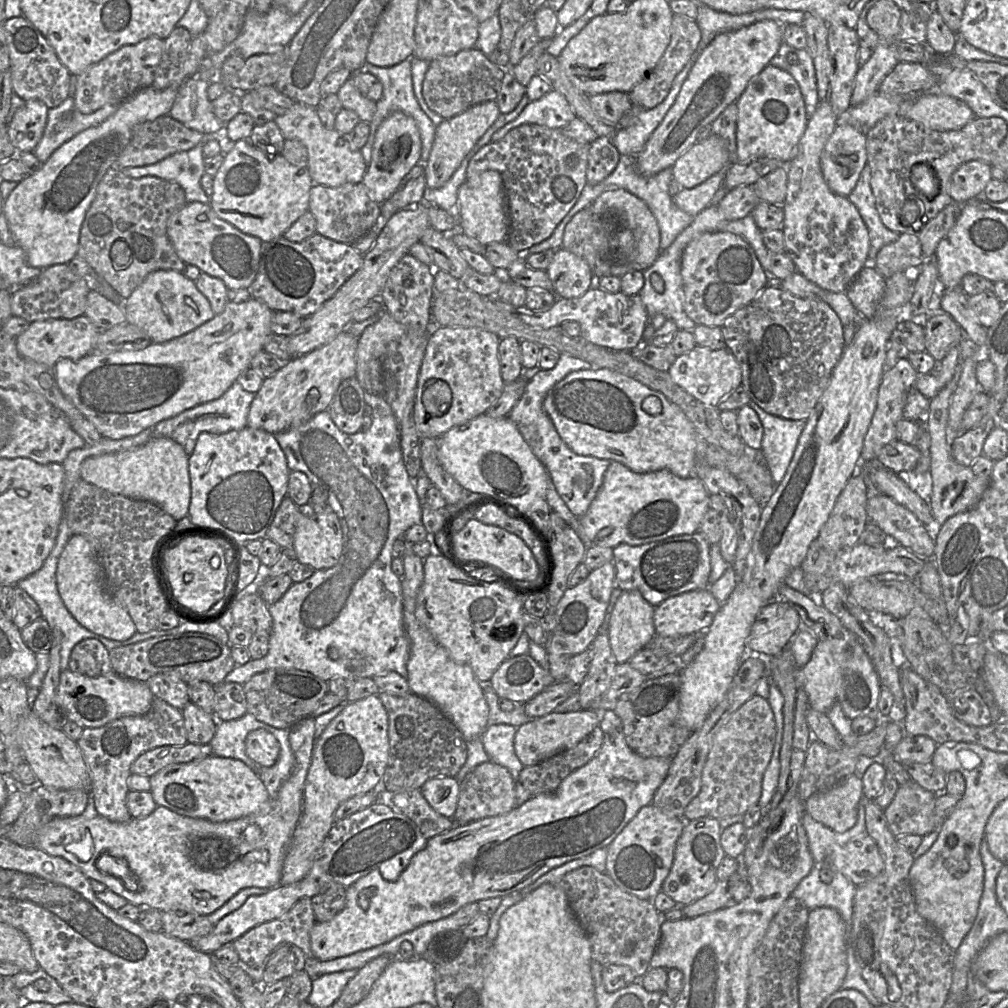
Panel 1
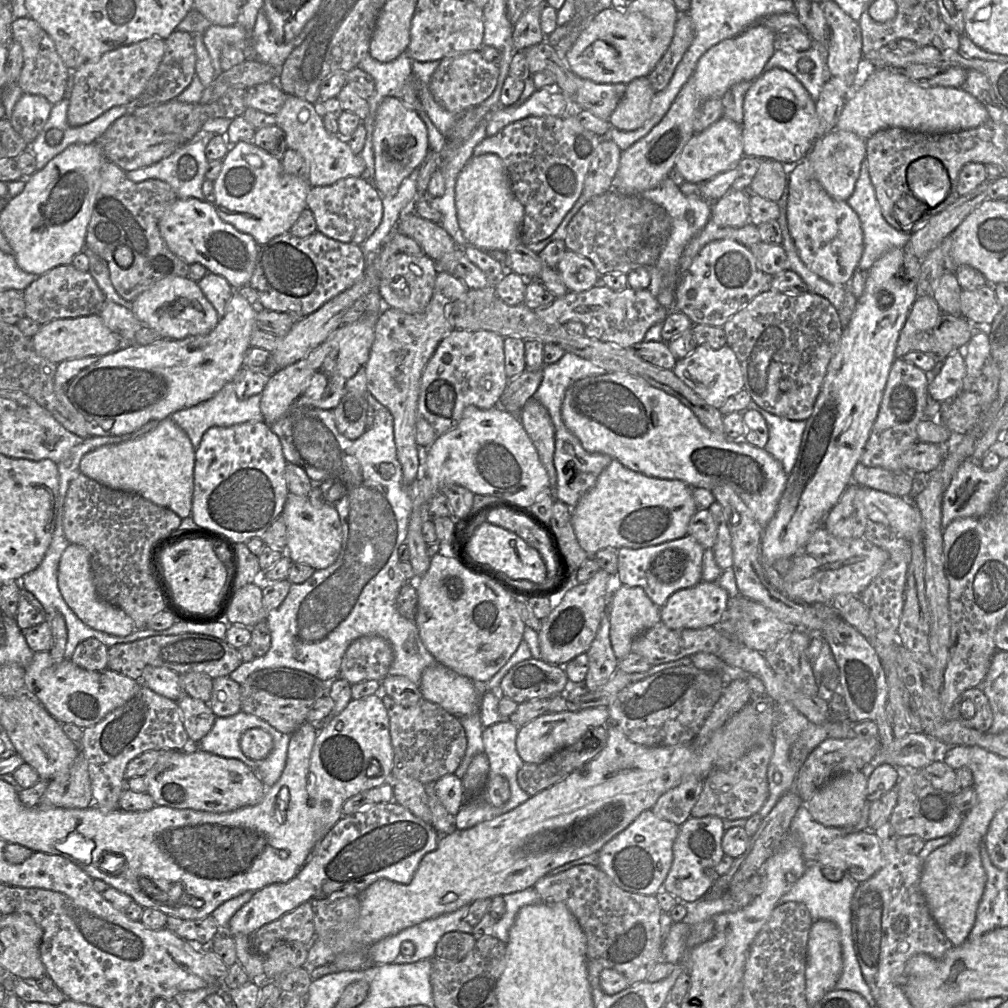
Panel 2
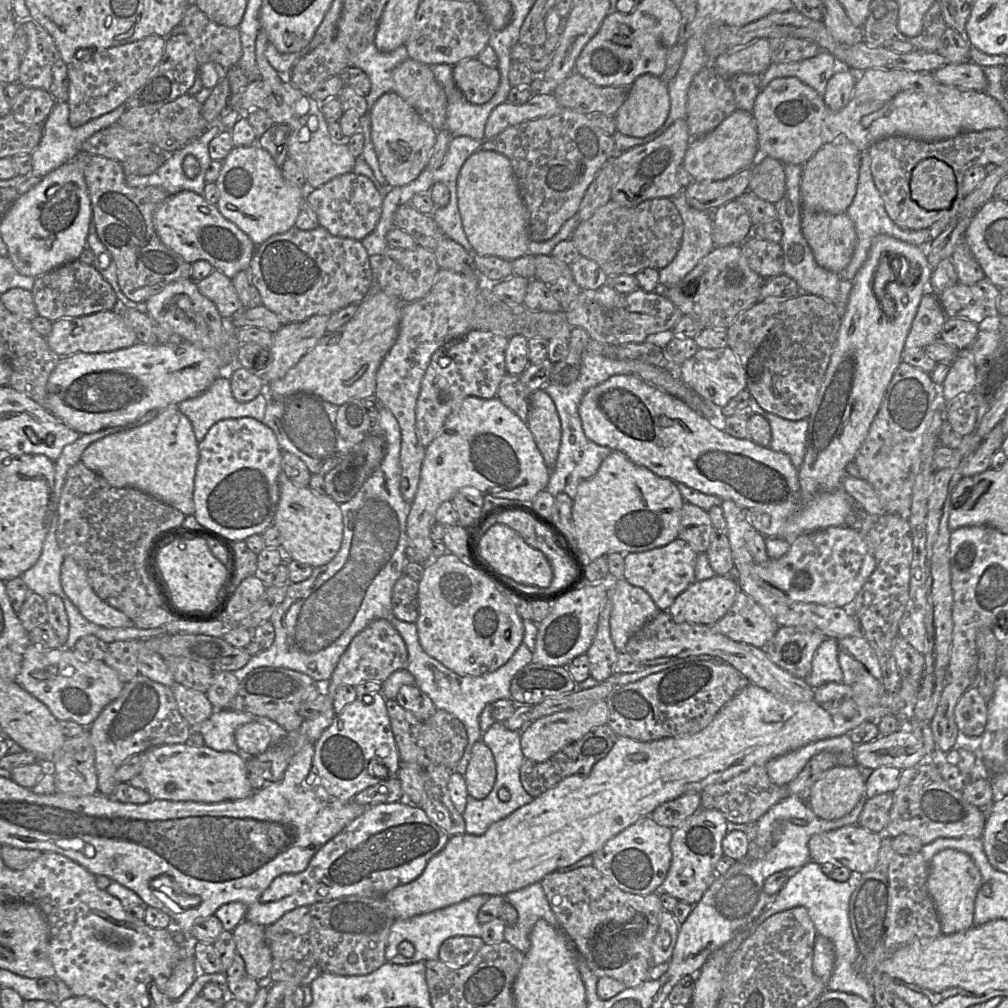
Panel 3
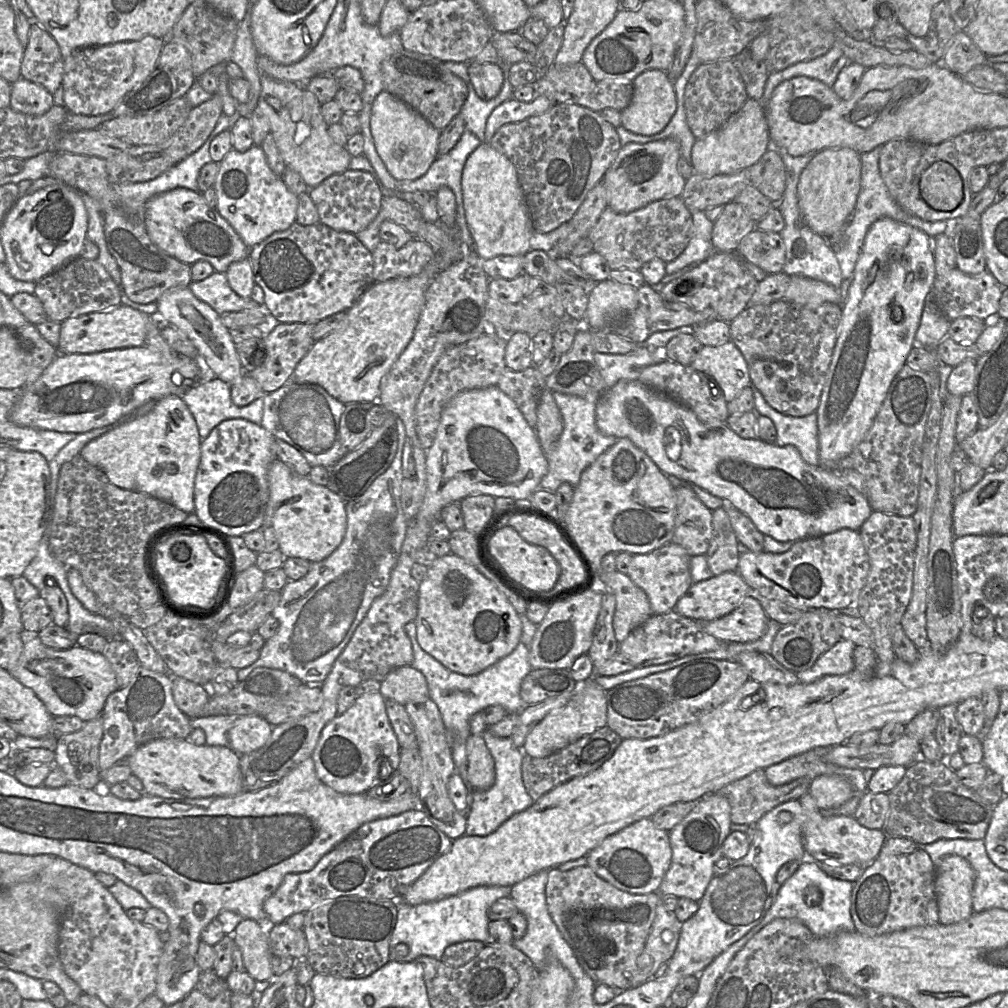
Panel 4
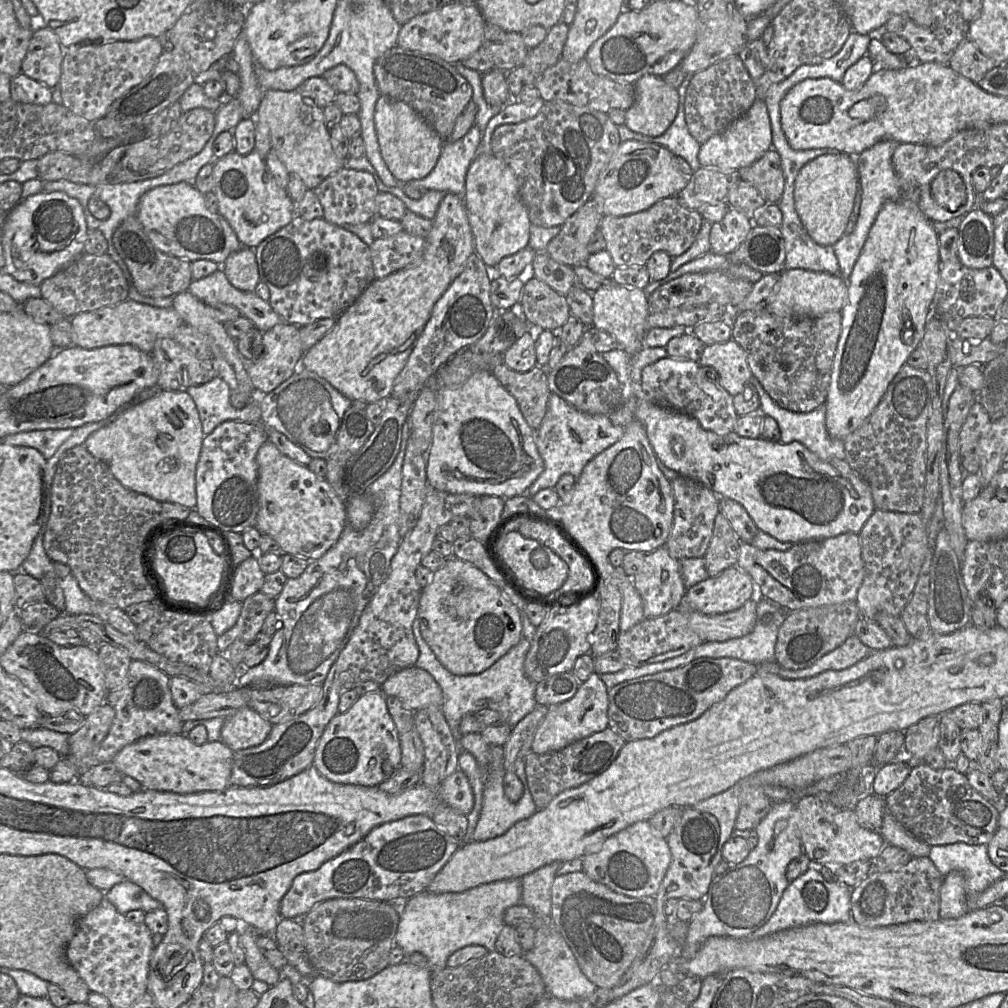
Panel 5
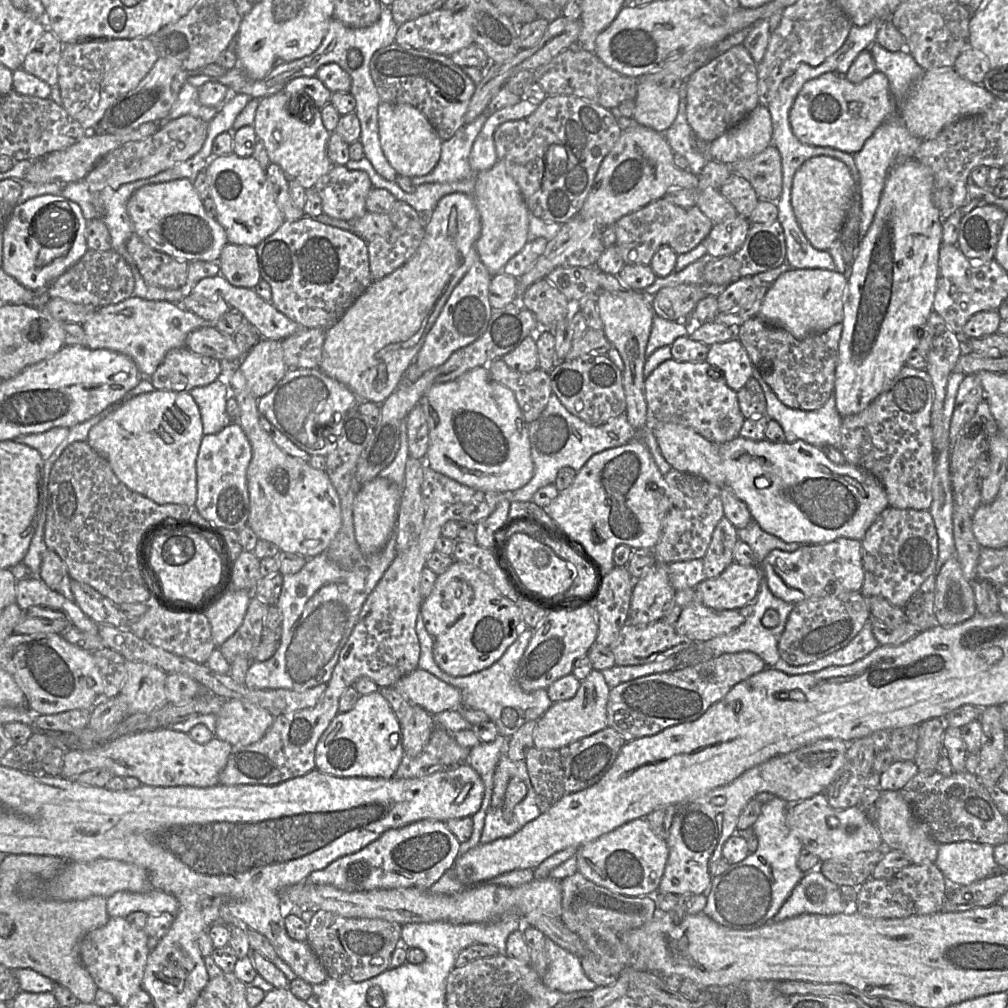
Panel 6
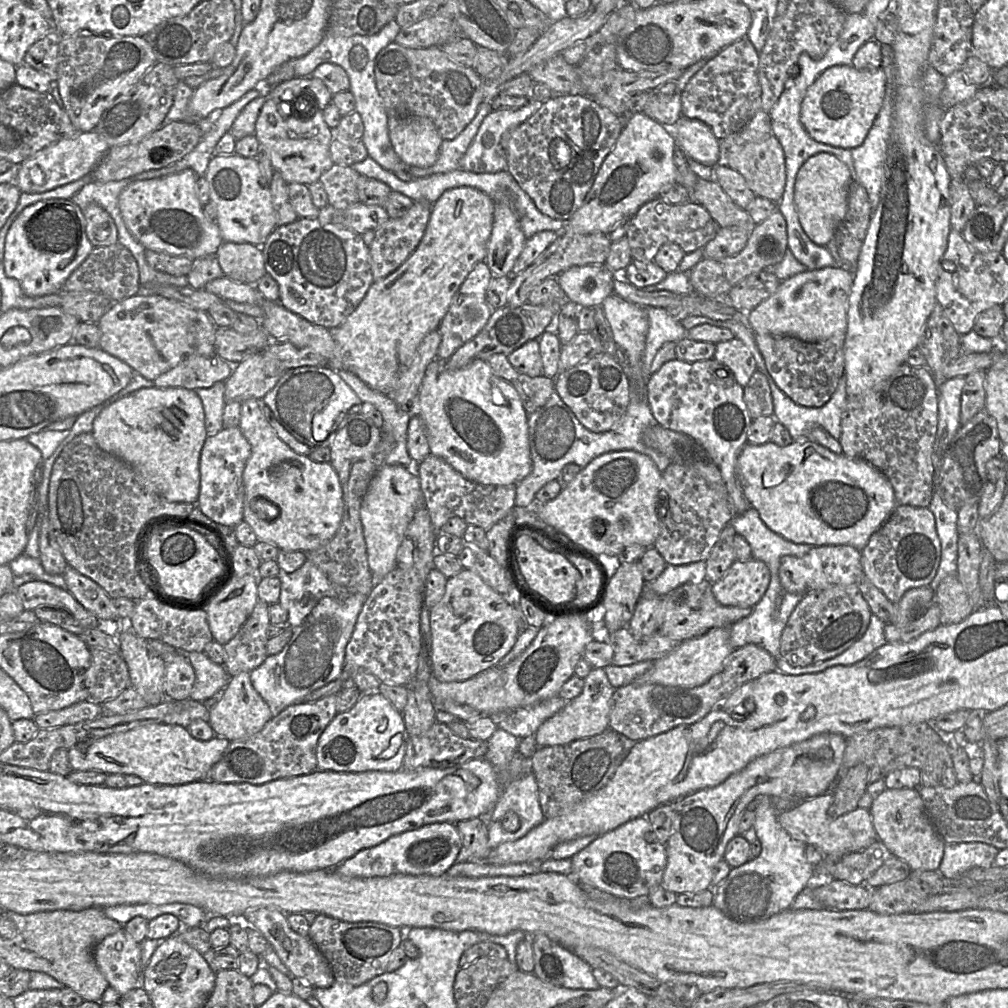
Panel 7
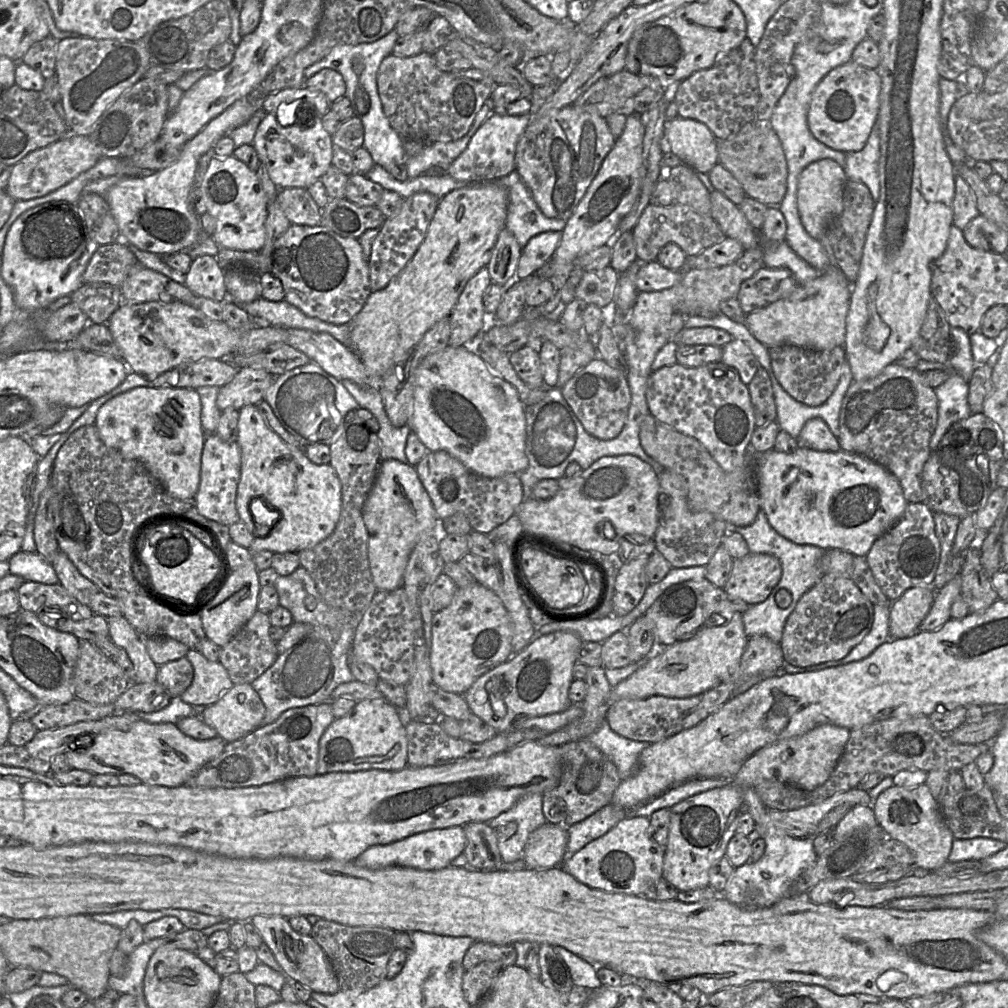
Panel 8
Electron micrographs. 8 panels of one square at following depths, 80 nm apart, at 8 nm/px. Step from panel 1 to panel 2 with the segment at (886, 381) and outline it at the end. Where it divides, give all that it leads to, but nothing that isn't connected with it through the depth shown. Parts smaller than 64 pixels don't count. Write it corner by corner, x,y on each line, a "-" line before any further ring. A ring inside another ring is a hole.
903,358
895,359
889,372
877,417
860,457
860,463
890,471
905,471
901,467
901,456
913,444
919,442
917,426
921,421
926,420
928,384
924,371

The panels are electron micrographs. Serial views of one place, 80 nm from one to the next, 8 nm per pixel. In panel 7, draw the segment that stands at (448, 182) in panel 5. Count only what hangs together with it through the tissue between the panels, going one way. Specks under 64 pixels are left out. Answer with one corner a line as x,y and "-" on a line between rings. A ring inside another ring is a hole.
483,101
475,117
465,129
451,140
443,140
436,162
426,168
409,166
412,178
423,178
433,174
447,173
459,169
459,161
473,141
484,118
491,111
489,101

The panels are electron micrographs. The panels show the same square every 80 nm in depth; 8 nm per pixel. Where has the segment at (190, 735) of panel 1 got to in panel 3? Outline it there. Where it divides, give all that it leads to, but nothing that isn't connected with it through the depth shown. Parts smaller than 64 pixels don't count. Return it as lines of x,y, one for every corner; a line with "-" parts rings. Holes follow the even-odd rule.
175,682
171,691
178,705
178,710
185,721
192,727
207,720
214,707
206,693
193,690

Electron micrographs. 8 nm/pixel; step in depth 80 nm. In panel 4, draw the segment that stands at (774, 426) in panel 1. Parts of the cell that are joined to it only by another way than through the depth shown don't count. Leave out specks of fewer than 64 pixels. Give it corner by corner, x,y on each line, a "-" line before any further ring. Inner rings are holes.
753,385
754,412
769,418
775,425
777,436
775,444
784,447
793,445
805,462
819,466
817,415
811,413
803,417
781,414
773,409

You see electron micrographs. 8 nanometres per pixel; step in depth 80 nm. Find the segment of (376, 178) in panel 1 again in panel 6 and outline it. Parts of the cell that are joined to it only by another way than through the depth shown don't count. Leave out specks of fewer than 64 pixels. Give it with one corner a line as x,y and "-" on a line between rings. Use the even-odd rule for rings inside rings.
380,102
378,122
382,151
398,175
424,176
435,168
443,141
423,113
409,104

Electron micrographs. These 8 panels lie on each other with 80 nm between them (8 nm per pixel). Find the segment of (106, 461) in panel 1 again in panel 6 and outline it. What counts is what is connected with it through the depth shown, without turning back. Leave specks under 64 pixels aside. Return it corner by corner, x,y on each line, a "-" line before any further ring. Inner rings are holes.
153,390
139,394
94,425
88,444
110,464
117,478
129,489
158,504
195,507
197,498
197,456
204,436
201,414
189,392

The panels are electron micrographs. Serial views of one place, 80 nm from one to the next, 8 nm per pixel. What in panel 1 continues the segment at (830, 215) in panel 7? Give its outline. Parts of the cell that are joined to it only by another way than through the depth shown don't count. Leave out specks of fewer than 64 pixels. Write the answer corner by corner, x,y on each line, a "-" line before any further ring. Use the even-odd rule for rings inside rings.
838,124
820,157
822,174
829,188
847,197
866,163
866,135
849,124

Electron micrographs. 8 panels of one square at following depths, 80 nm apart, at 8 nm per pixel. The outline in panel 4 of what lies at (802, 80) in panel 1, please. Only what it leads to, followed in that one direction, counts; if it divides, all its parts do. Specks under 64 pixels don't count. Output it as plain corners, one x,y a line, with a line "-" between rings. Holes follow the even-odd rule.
832,47
826,54
811,61
800,62
780,72
768,76
760,104
765,109
769,103
774,89
784,81
796,77
807,77
823,82
832,87
840,71
848,66
849,59
837,47

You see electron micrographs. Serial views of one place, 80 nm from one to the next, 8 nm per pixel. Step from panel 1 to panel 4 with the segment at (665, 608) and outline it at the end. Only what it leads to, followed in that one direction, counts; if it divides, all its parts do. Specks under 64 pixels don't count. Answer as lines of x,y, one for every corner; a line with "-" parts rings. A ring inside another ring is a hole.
728,571
693,583
674,610
699,622
712,621
732,612
752,588
738,571

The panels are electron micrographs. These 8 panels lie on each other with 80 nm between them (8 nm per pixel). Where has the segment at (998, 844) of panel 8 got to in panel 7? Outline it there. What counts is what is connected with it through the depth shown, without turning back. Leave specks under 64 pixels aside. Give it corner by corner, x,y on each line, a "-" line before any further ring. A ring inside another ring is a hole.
983,842
945,843
938,871
948,879
963,876
973,867
989,868
999,849

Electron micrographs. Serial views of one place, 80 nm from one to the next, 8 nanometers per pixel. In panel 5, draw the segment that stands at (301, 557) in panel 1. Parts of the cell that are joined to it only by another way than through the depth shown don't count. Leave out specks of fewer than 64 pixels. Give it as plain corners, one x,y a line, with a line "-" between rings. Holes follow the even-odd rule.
266,440
256,455
258,467
259,508
255,527
261,534
272,537
282,553
301,556
308,560
322,557
338,541
347,524
346,504
342,502
326,479
319,478
308,466
299,464
283,455
278,448

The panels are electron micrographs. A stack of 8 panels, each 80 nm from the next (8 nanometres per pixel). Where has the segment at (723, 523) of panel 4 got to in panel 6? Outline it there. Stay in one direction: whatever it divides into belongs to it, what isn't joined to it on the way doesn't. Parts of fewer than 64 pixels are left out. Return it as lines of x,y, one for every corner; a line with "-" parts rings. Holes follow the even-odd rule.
723,517
713,532
706,555
702,558
706,579
718,577
734,562
734,548
738,540
737,529

